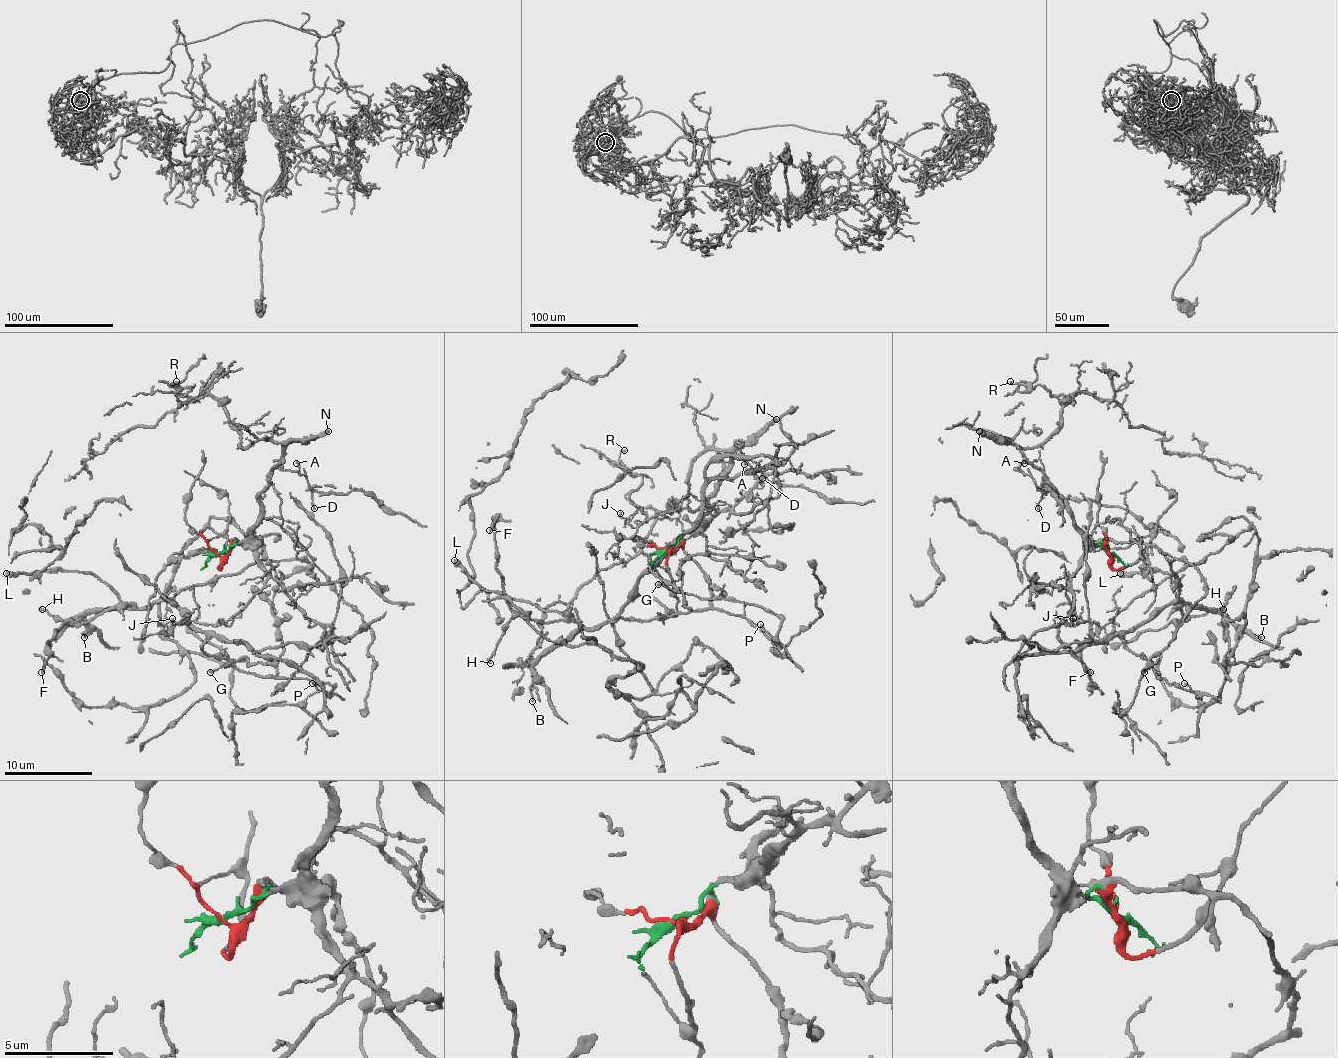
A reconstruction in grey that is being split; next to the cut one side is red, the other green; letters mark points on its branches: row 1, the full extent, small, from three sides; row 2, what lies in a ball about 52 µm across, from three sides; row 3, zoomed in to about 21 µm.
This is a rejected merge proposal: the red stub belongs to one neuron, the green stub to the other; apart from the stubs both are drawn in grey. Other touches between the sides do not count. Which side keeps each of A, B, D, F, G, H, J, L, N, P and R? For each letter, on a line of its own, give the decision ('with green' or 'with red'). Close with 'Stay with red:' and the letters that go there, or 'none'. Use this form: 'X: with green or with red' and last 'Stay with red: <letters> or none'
A: with green
B: with red
D: with green
F: with red
G: with red
H: with red
J: with green
L: with red
N: with green
P: with red
R: with green
Stay with red: B, F, G, H, L, P

